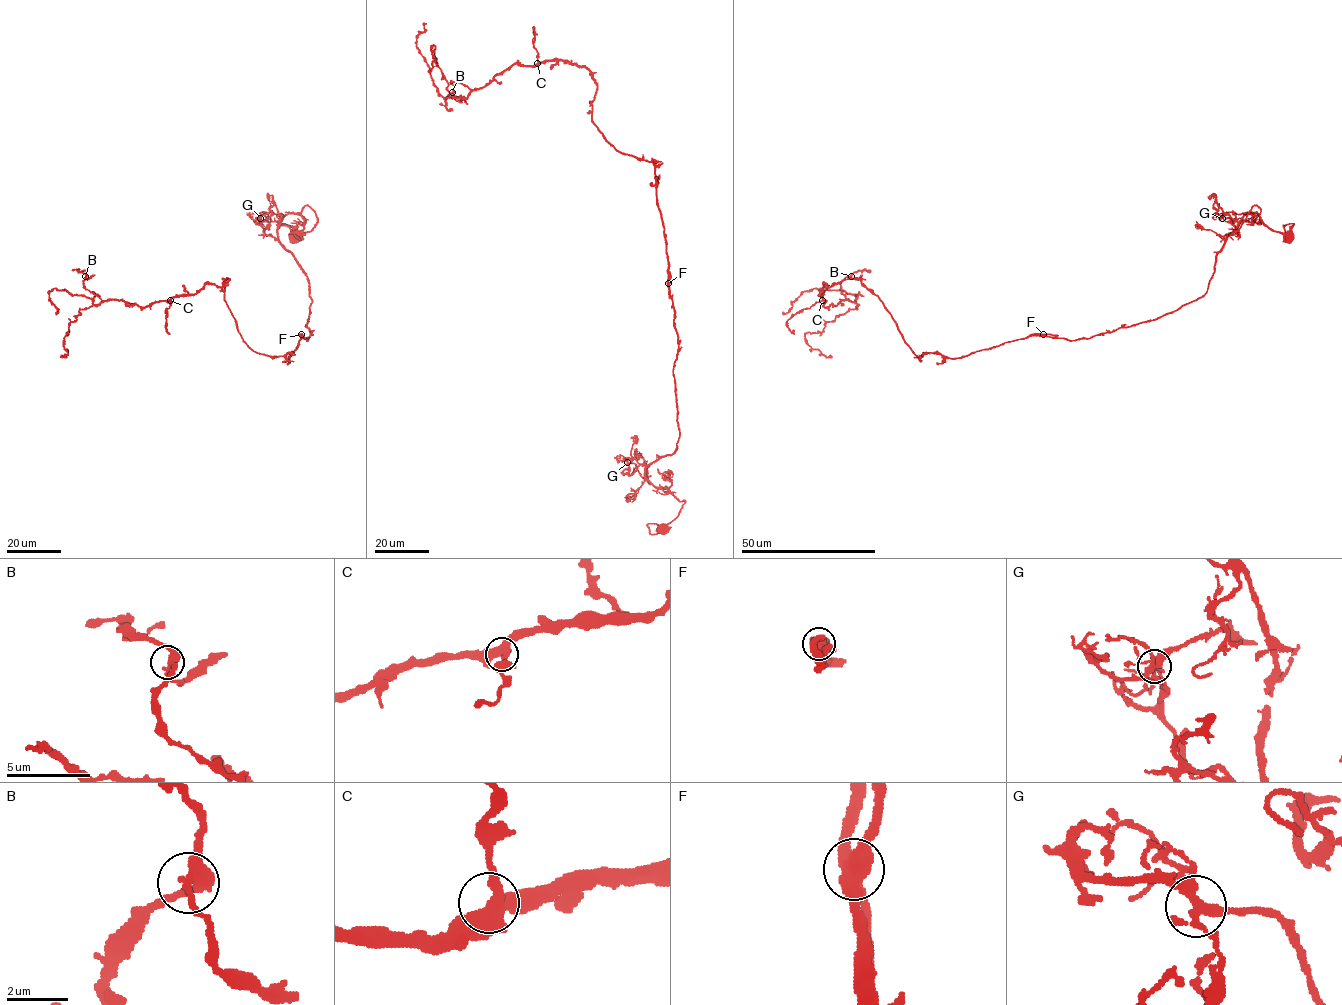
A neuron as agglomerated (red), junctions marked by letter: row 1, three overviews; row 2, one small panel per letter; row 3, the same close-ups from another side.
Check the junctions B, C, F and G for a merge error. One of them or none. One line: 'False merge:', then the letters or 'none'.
False merge: F

